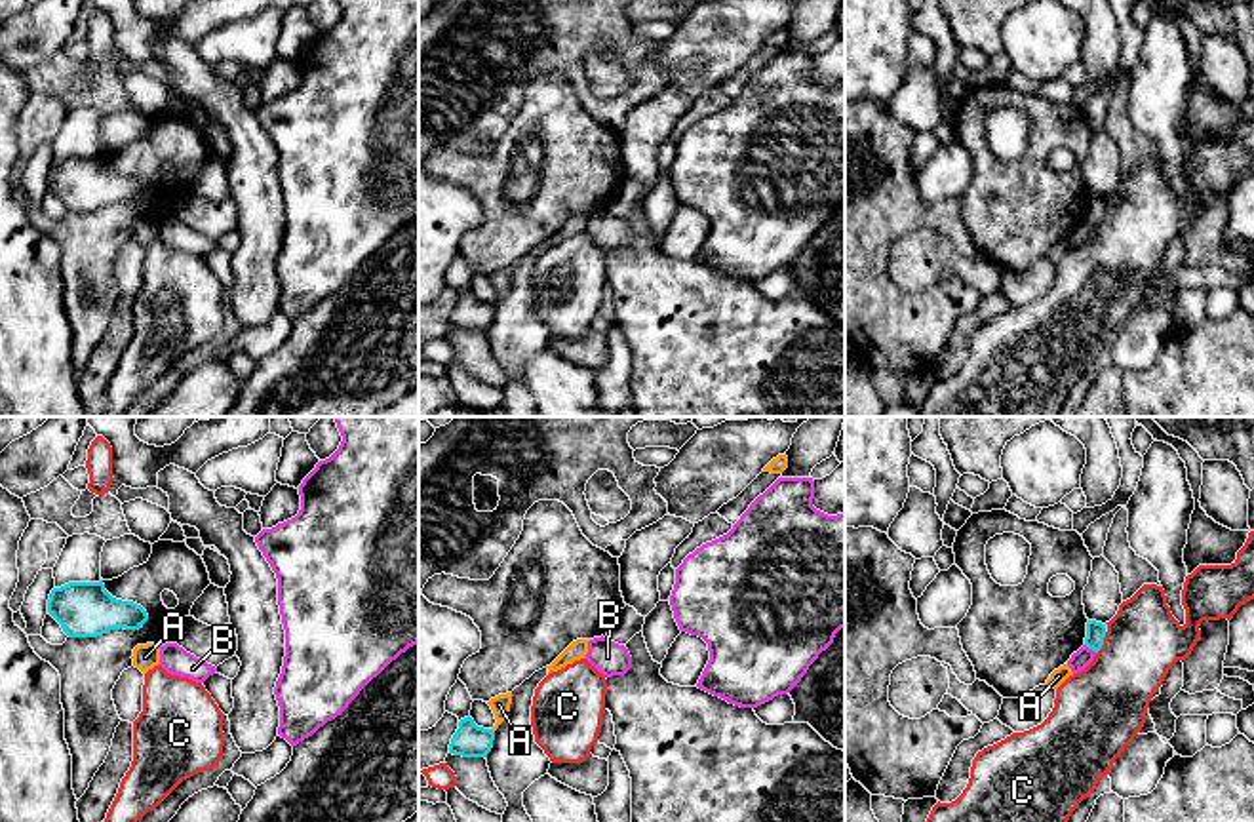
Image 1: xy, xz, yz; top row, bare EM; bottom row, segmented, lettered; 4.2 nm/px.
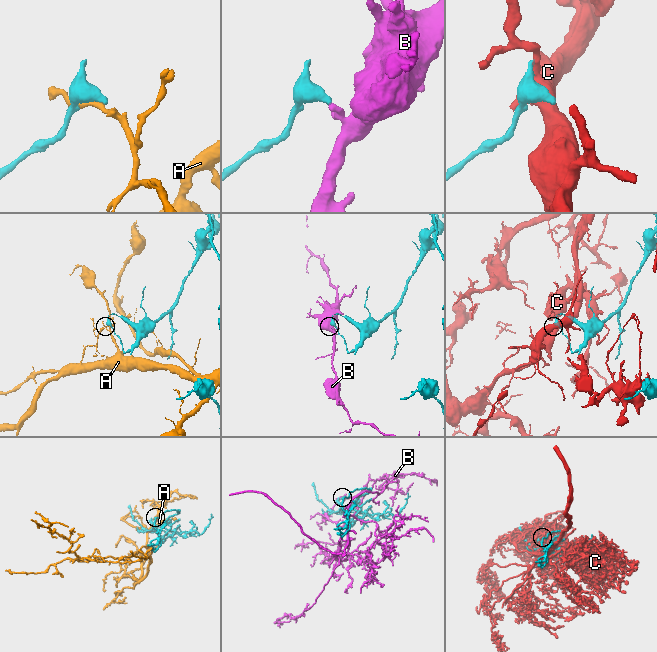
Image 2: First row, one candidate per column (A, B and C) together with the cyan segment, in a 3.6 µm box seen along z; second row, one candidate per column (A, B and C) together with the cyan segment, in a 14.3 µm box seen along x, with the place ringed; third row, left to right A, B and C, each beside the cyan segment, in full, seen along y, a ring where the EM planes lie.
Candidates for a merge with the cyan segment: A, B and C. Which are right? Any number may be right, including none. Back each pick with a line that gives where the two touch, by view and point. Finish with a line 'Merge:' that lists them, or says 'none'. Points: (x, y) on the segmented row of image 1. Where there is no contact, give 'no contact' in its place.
Merge: none

